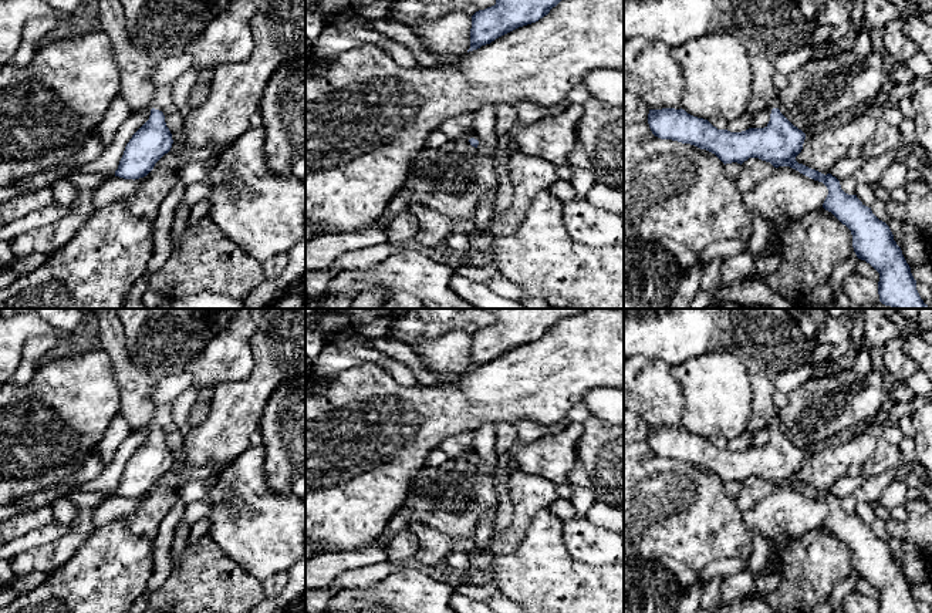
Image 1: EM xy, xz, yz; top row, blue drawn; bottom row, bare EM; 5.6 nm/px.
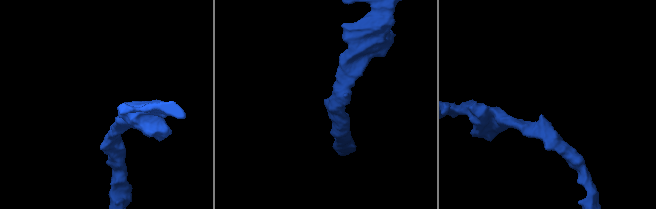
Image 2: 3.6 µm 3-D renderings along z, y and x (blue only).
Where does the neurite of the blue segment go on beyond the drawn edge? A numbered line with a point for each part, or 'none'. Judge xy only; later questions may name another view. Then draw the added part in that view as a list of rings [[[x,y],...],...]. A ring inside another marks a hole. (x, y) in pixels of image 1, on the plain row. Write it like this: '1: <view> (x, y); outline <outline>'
1: xy (164, 416); outline [[[163,404],[158,408],[155,414],[153,427],[163,430],[170,422],[172,422],[172,404]]]

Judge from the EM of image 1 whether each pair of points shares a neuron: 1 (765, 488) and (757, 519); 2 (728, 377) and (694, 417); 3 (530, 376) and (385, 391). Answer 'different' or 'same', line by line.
1: different
2: same
3: same

